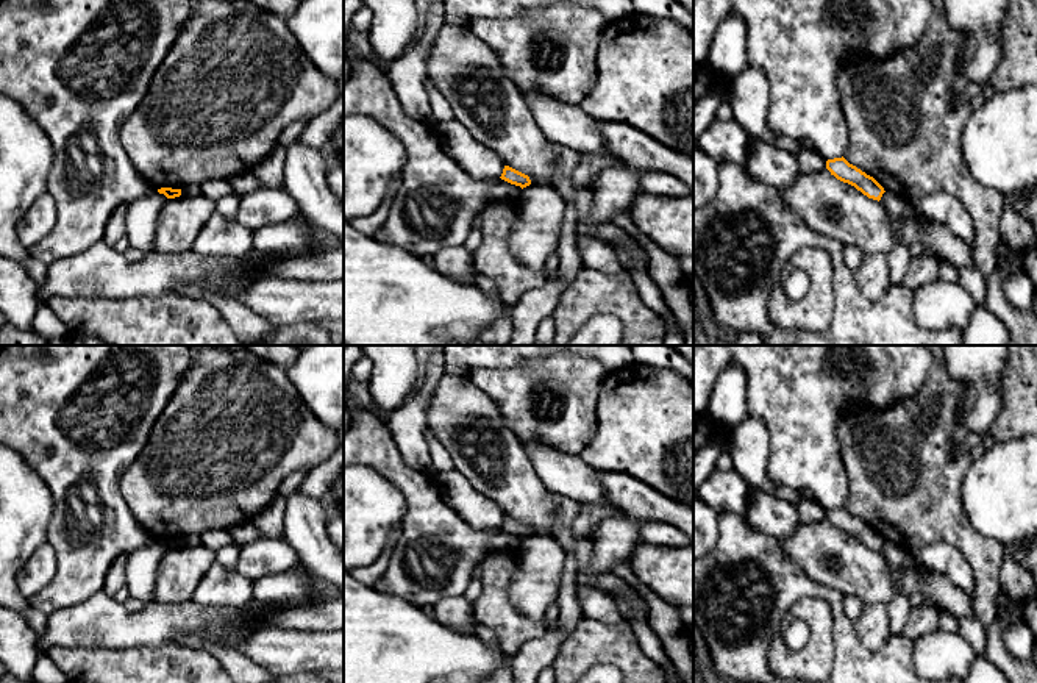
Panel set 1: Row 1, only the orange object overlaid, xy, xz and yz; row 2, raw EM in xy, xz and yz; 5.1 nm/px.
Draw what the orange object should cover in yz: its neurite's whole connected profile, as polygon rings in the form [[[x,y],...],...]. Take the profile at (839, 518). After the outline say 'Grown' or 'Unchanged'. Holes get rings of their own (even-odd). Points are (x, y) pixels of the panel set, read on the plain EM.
[[[843,506],[826,511],[826,519],[837,530],[854,536],[864,545],[873,550],[881,550],[884,538],[870,525],[850,514]]]. Unchanged

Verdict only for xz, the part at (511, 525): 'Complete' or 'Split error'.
Complete

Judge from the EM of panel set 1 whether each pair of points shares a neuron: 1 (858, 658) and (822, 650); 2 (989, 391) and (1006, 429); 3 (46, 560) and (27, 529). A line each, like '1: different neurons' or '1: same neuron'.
1: different neurons
2: different neurons
3: different neurons

